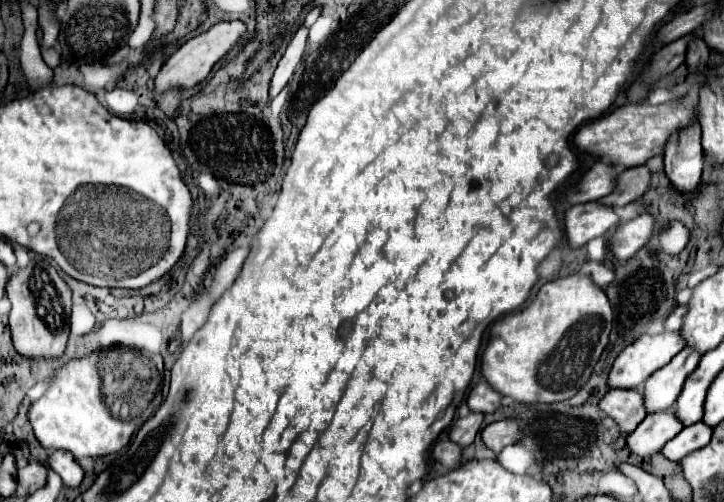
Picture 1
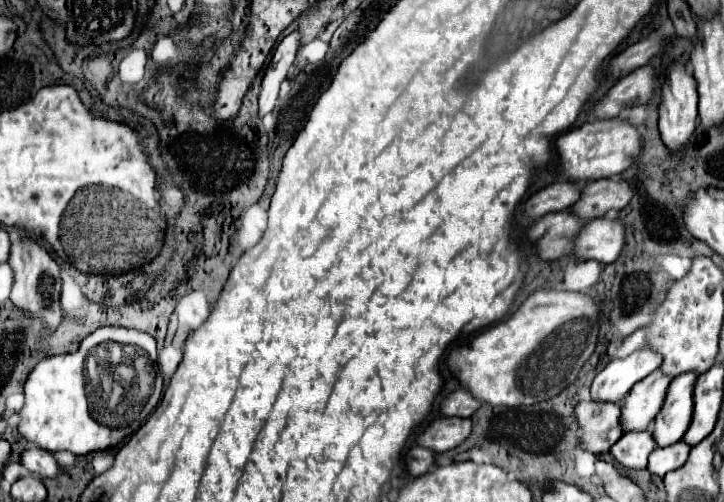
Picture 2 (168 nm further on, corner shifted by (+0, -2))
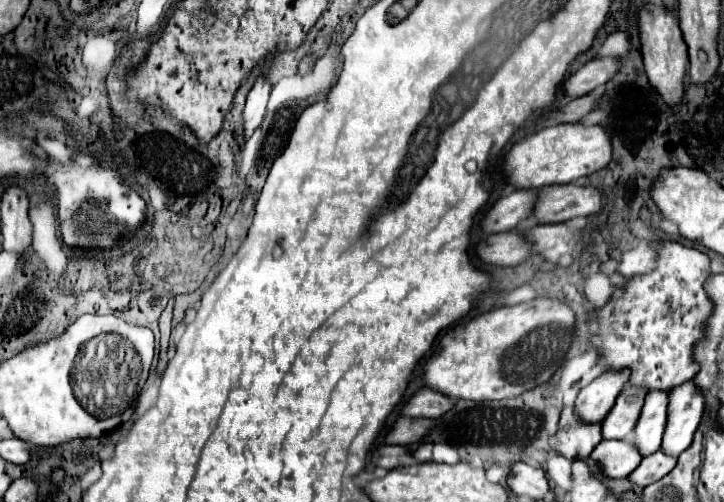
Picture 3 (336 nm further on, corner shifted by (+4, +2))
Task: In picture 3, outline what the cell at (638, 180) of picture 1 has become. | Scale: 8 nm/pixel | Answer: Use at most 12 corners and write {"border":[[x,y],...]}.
{"border":[[545,186],[533,216],[541,224],[593,216],[603,208],[593,186]]}

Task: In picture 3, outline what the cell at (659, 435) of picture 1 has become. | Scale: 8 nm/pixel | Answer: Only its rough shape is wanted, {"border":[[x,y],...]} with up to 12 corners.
{"border":[[603,440],[591,454],[609,478],[629,476],[643,456],[625,440]]}

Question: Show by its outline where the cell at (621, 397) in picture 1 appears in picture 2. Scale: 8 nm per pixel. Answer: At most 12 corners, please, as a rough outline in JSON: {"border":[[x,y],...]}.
{"border":[[579,402],[581,446],[605,454],[623,436],[621,406]]}

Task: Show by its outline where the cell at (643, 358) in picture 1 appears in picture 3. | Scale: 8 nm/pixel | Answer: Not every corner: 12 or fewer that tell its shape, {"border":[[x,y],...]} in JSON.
{"border":[[629,368],[607,370],[575,400],[585,422],[601,422],[629,382]]}

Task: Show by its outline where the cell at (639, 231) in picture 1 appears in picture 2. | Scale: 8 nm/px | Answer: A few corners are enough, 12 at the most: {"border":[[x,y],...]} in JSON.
{"border":[[595,218],[571,254],[611,264],[621,254],[621,220]]}

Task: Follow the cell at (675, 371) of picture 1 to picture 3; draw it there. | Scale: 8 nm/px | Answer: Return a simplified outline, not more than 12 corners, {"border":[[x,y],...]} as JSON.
{"border":[[625,386],[605,416],[605,440],[631,436],[647,390]]}

